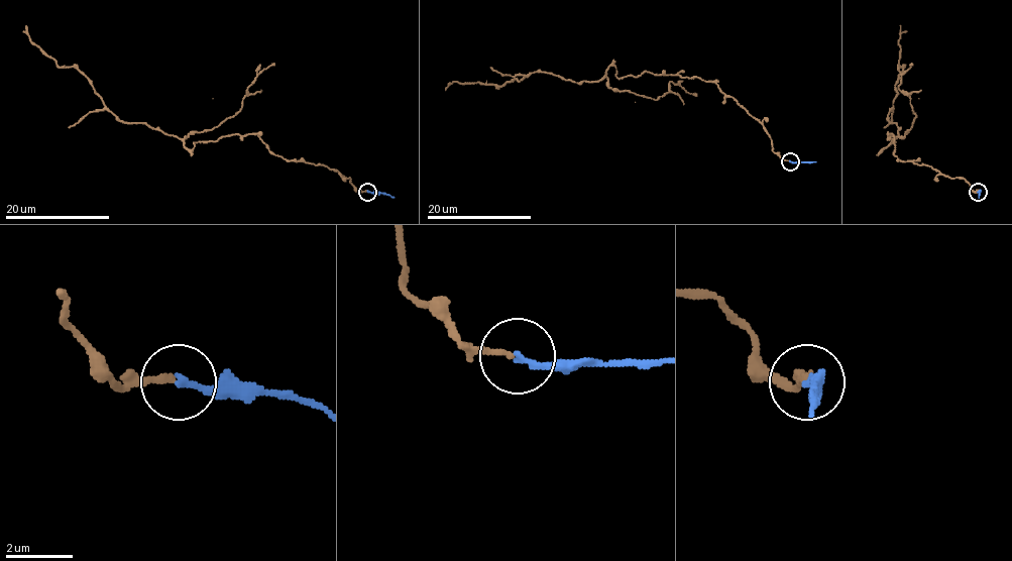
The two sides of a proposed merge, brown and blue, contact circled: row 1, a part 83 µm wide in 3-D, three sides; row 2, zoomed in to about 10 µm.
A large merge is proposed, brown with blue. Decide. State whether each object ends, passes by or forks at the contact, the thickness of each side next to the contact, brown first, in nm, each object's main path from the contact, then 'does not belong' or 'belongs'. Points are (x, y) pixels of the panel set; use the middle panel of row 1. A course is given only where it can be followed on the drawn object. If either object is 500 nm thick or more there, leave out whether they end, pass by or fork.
brown ends there; blue ends there; 170 nm thick on the brown side, 180 nm on the other; brown runs (790, 160), (743, 107), (696, 78), (617, 78), (609, 66), (596, 81), (534, 71), (501, 85), (448, 83); blue runs (790, 160), (815, 162); belongs

